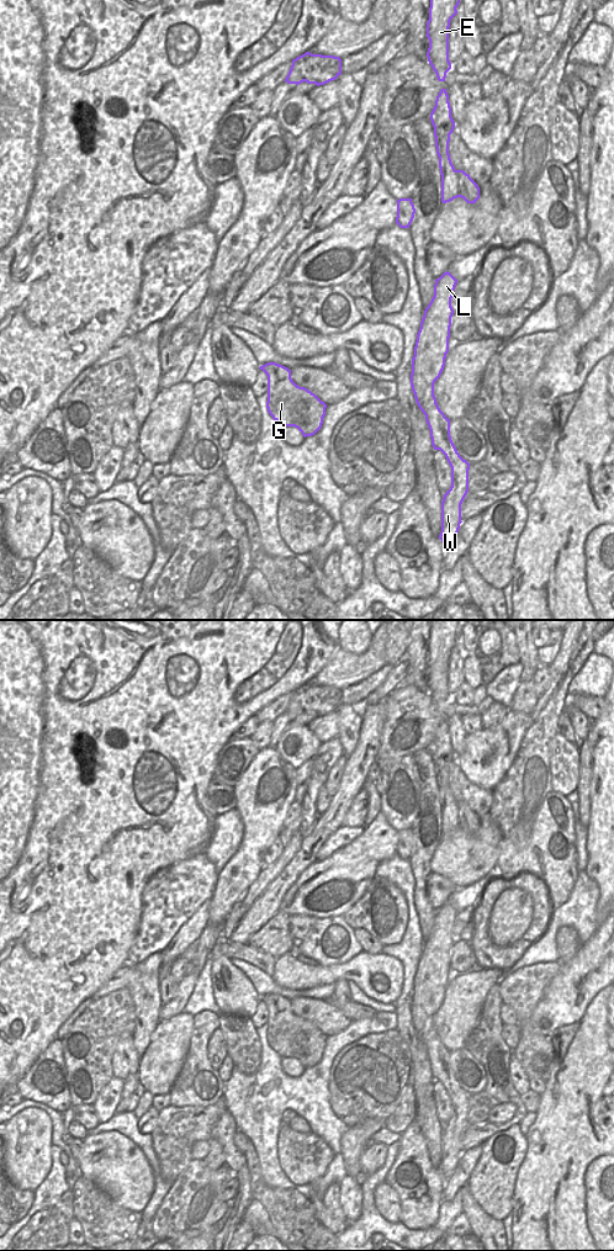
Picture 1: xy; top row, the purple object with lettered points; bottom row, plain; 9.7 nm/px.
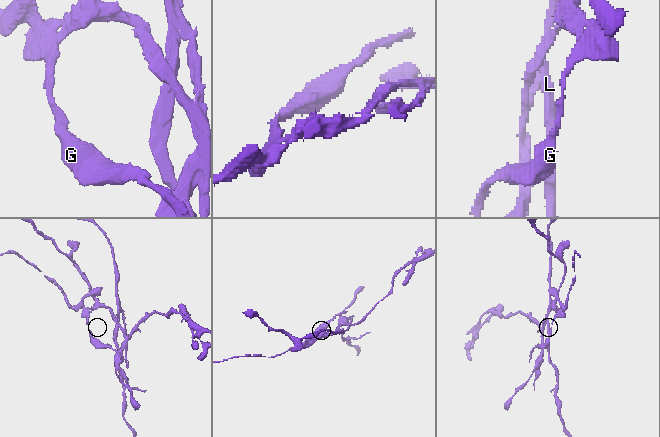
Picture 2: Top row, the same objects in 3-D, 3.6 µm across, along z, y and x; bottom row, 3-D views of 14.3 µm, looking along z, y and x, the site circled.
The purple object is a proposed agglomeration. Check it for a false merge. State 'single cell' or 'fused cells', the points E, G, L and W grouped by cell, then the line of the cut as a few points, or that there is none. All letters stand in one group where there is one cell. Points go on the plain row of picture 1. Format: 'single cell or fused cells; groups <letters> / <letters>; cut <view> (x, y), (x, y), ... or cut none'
fused cells; groups E L W / G; cut xy (476, 815), (472, 815), (467, 822), (462, 822), (459, 827)

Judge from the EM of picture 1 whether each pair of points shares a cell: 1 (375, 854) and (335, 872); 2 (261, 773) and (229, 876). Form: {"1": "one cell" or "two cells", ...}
{"1": "one cell", "2": "one cell"}

